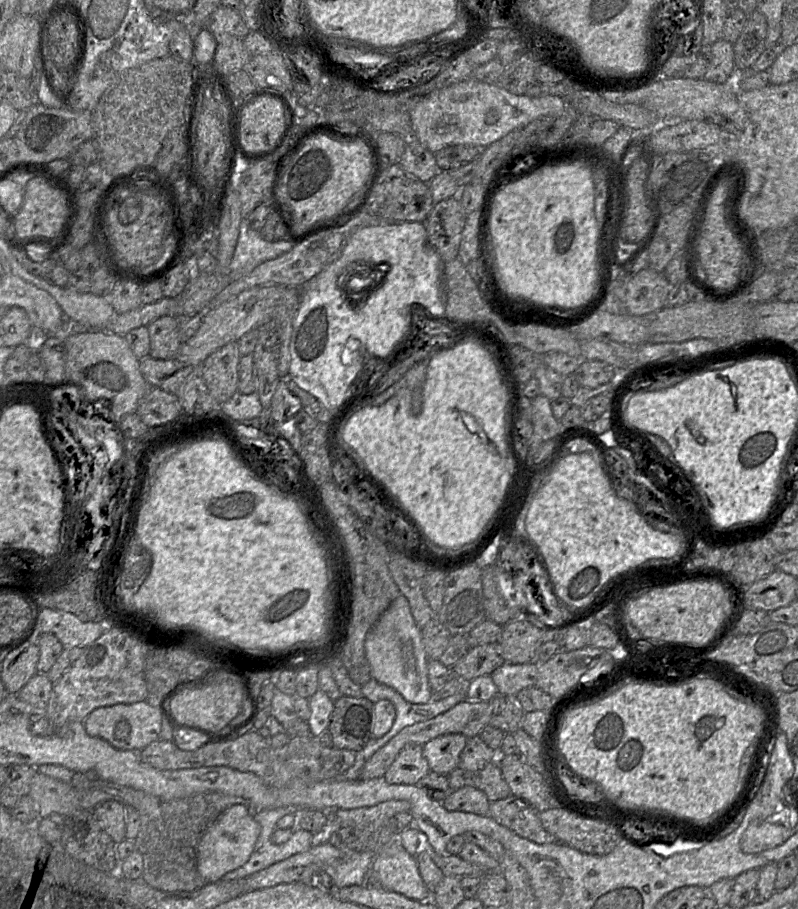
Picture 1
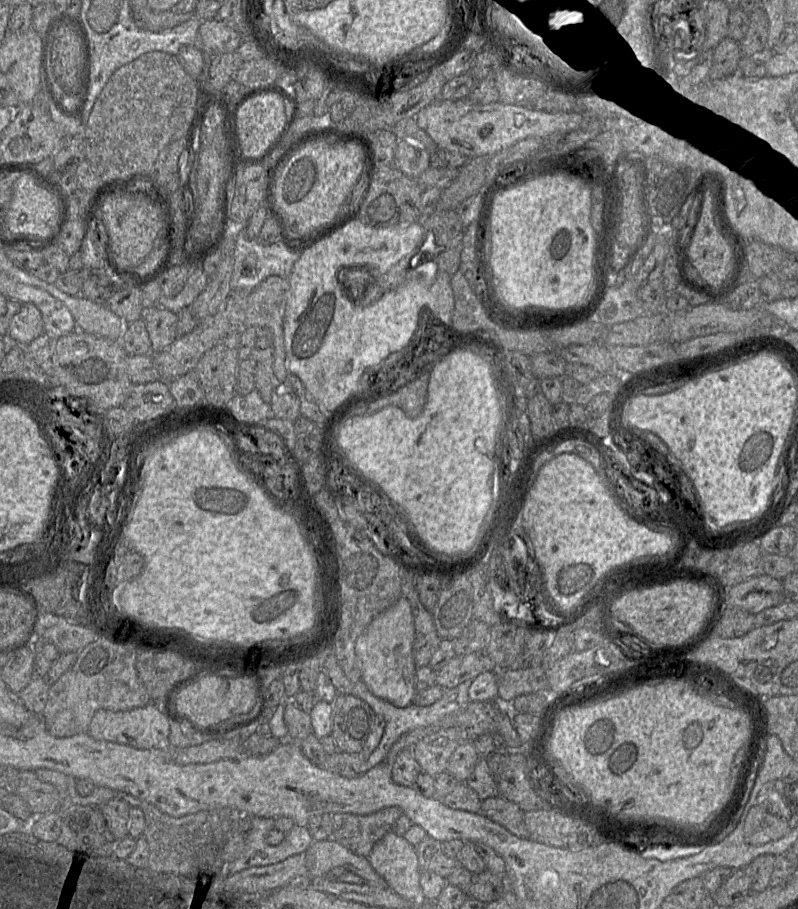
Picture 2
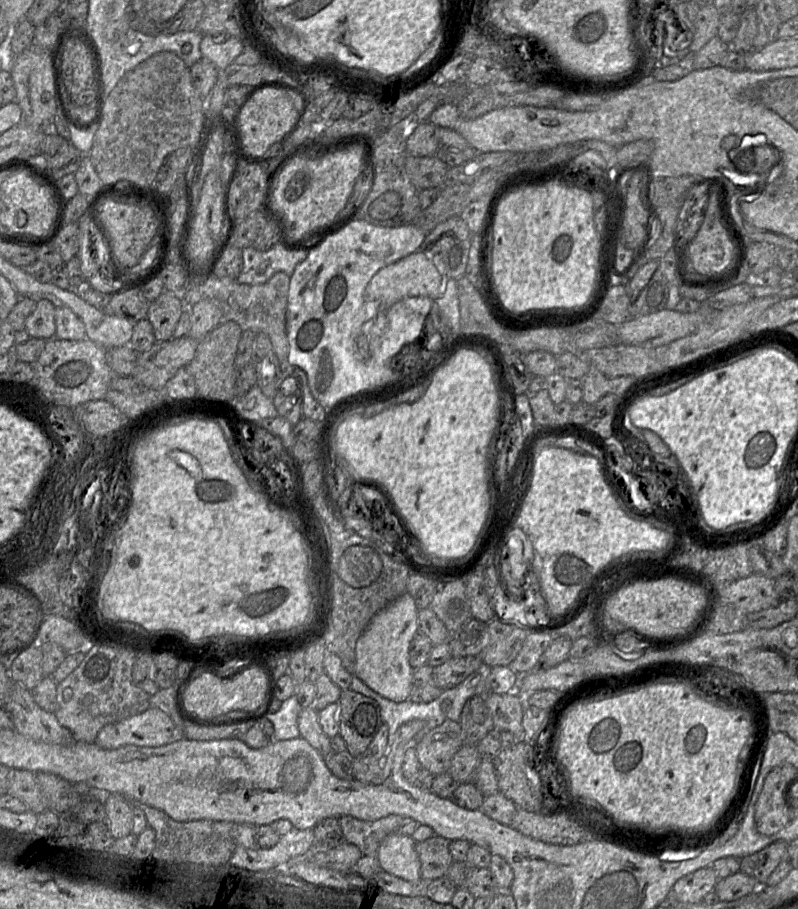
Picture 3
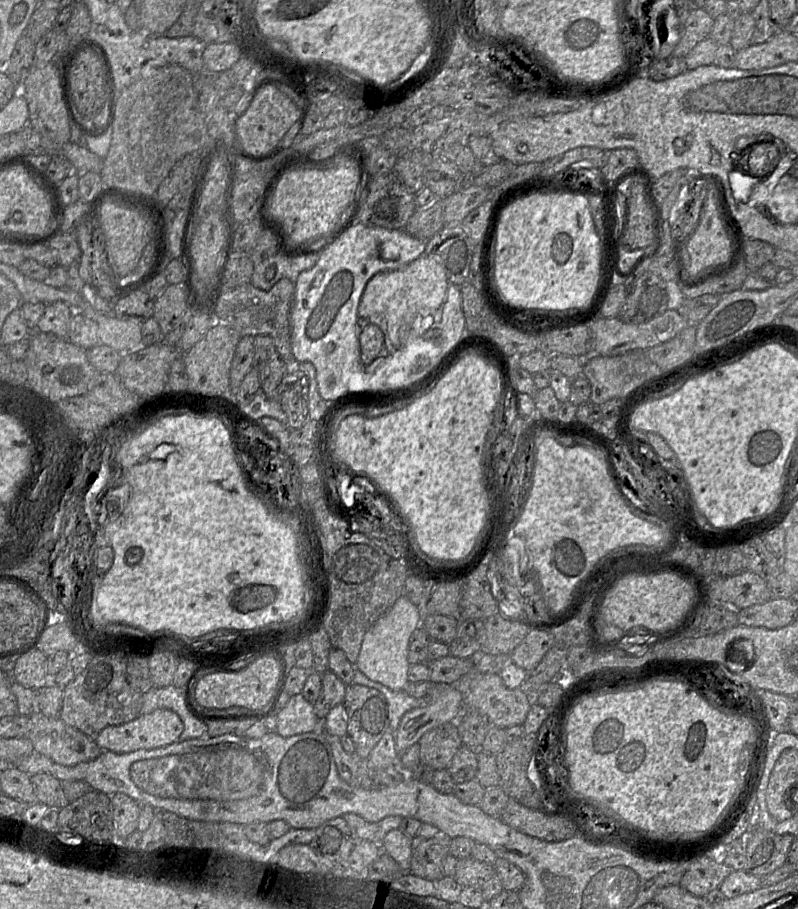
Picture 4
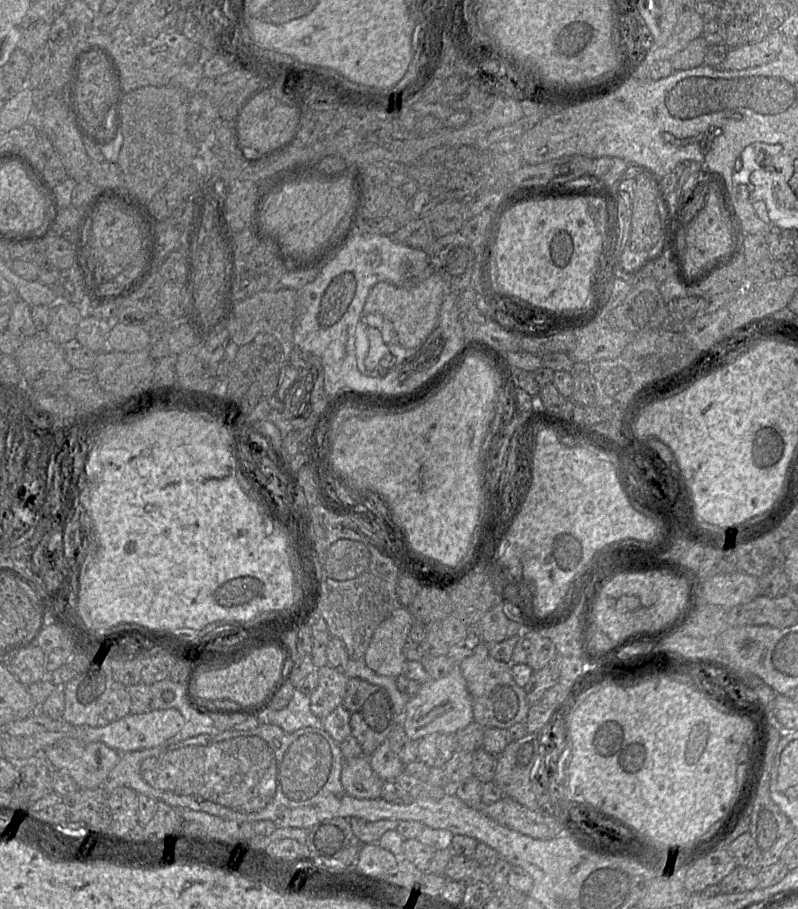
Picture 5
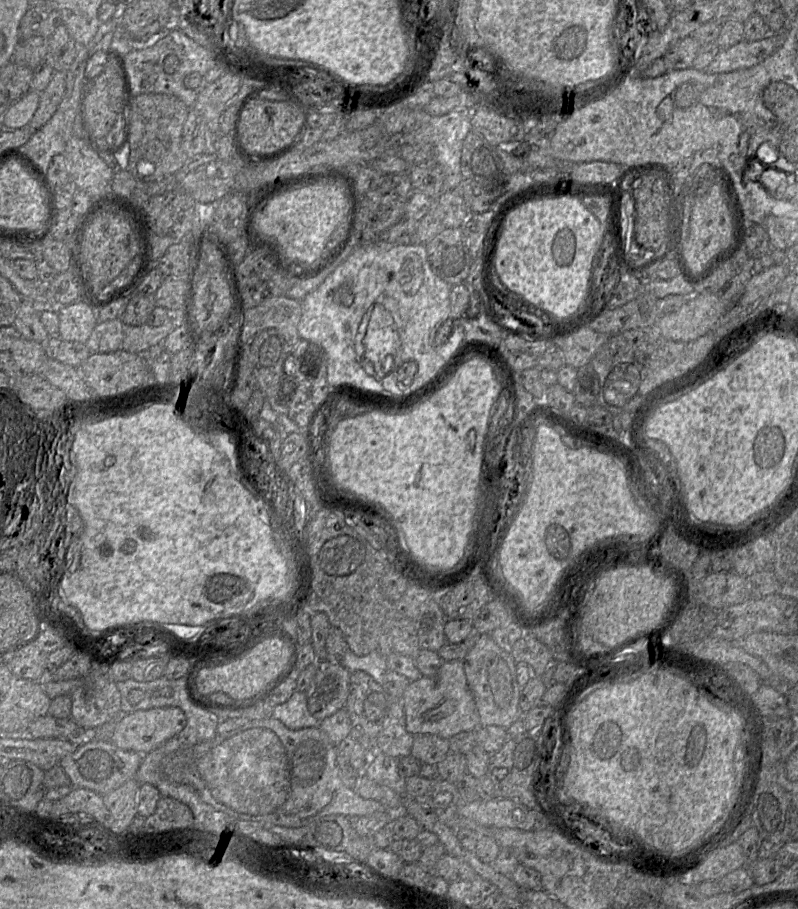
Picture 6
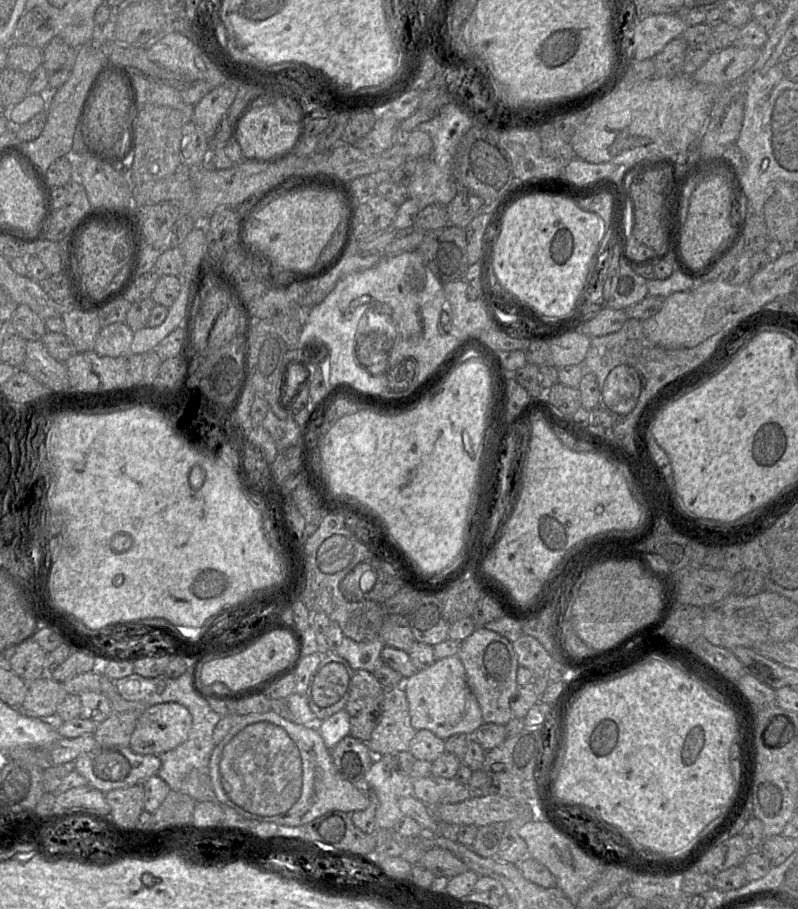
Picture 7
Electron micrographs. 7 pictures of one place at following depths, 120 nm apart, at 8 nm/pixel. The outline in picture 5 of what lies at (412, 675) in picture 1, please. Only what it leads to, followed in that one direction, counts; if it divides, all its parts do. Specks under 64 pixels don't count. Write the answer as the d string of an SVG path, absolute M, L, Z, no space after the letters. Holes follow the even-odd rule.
M407 607L395 609L375 630L363 658L366 665L382 676L403 674L404 645L413 623Z

